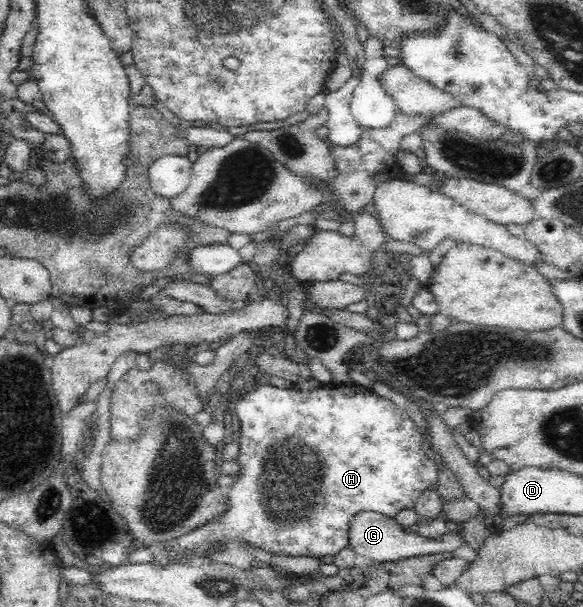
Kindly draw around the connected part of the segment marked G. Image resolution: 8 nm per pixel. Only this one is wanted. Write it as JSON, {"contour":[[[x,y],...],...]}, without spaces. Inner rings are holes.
{"contour":[[[365,511],[357,514],[351,520],[348,533],[350,540],[348,546],[359,556],[365,556],[376,563],[399,561],[403,558],[411,558],[411,556],[437,554],[437,552],[442,551],[450,553],[466,542],[462,531],[447,531],[442,537],[435,540],[425,538],[416,532],[415,529],[406,531],[397,522],[394,522],[393,518],[374,511]]]}

